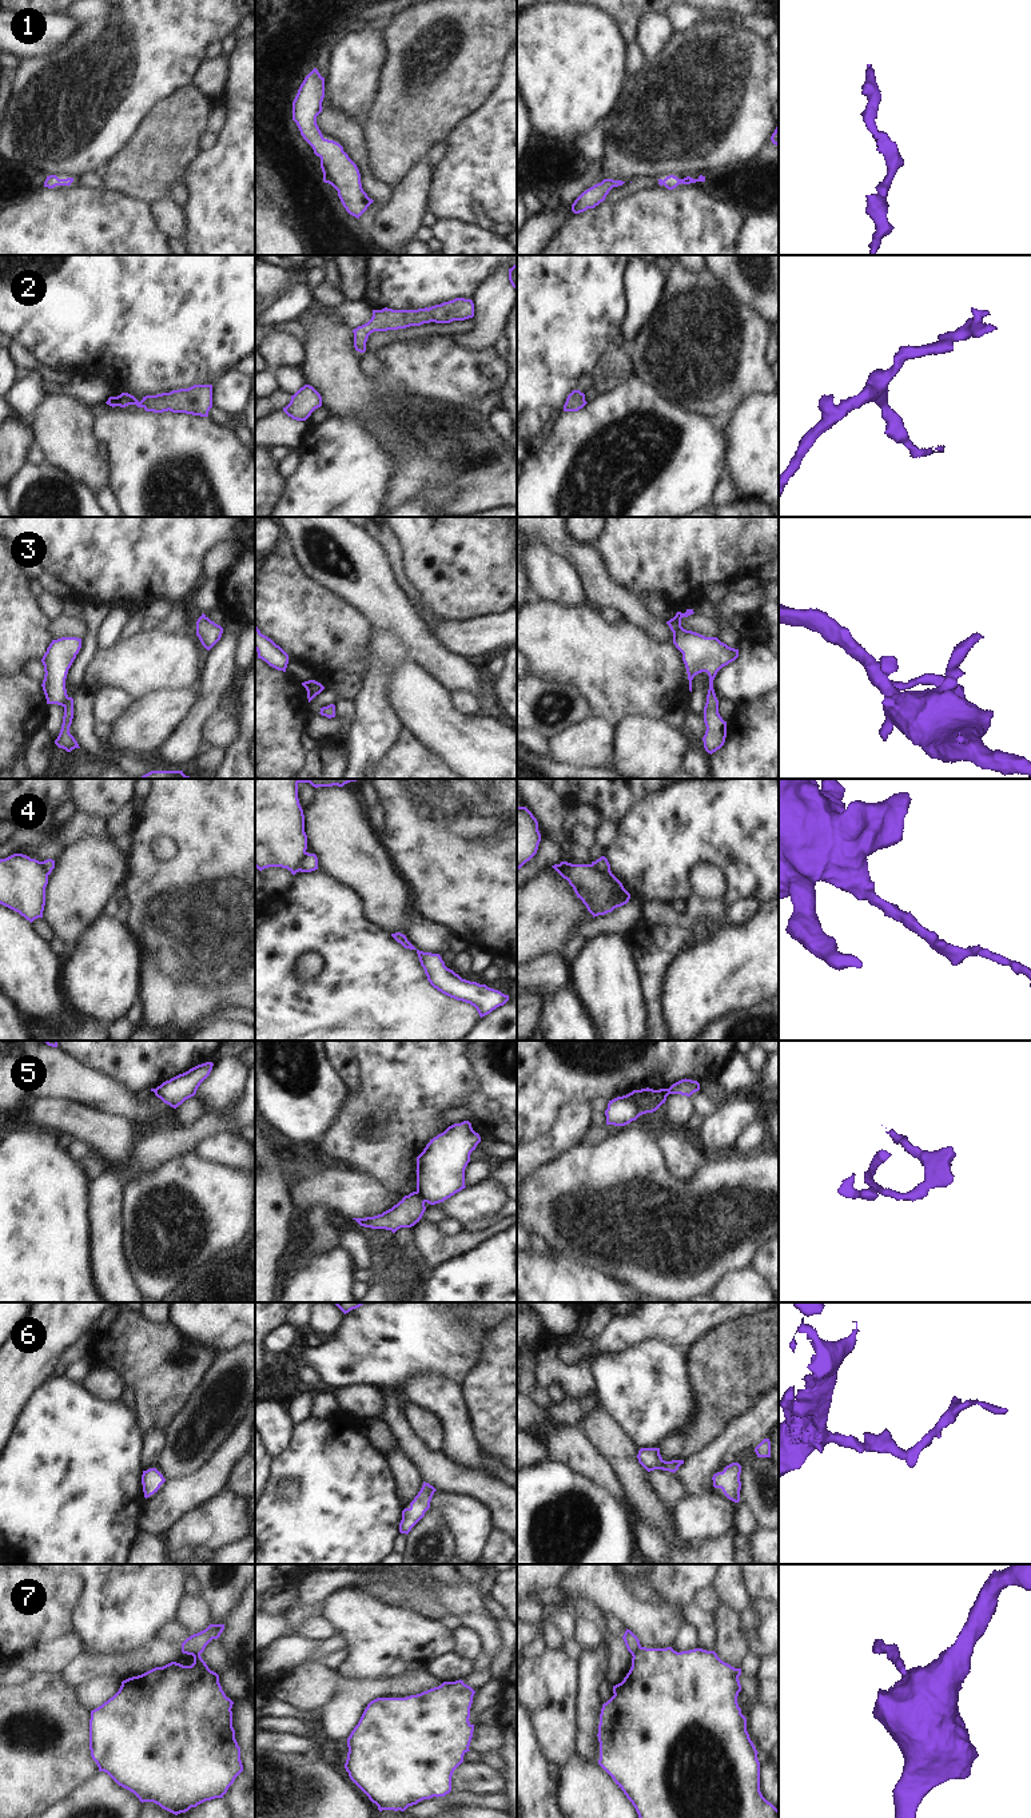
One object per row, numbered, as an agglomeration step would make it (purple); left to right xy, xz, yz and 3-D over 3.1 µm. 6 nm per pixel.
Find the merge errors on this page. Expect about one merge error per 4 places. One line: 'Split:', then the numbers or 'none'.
Split: 4, 5, 7

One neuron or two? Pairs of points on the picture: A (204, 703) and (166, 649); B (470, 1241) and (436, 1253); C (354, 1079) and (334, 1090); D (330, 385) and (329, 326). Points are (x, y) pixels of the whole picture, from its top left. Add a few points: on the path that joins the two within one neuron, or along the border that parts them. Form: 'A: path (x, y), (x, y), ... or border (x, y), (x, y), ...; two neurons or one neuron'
A: border (200, 669), (200, 676), (196, 680); two neurons
B: path (462, 1241), (454, 1246), (444, 1248); one neuron
C: border (327, 1058), (333, 1070), (347, 1087); two neurons
D: path (330, 370), (329, 341); one neuron

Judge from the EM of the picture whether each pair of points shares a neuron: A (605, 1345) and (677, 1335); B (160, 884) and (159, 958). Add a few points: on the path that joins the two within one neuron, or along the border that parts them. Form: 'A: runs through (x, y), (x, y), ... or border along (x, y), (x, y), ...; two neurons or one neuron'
A: runs through (623, 1332), (631, 1329), (660, 1329); one neuron
B: runs through (160, 903), (160, 939); one neuron

